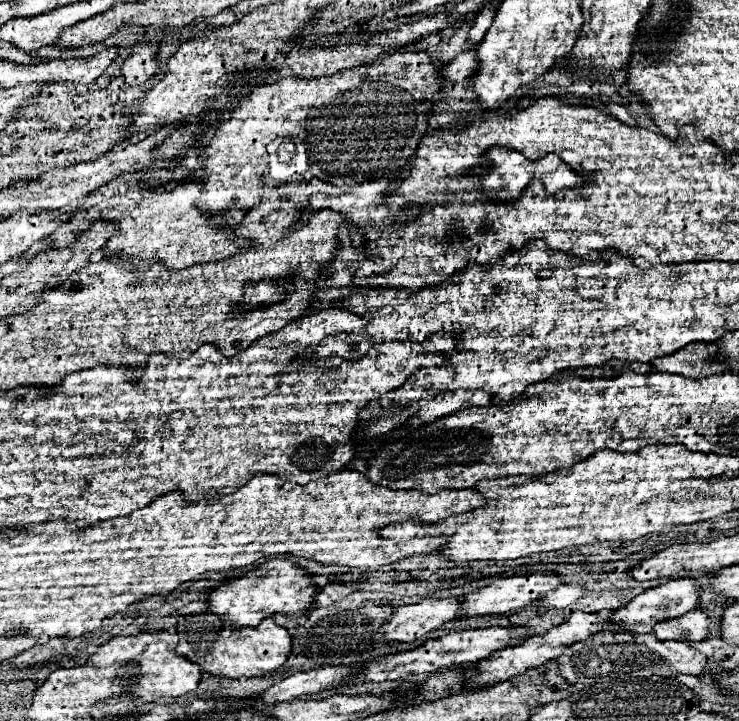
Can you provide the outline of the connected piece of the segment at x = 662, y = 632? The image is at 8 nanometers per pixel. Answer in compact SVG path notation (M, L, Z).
M695 608L677 620L665 620L665 624L655 624L655 636L659 640L679 640L687 644L695 644L705 640L709 626L707 610Z

